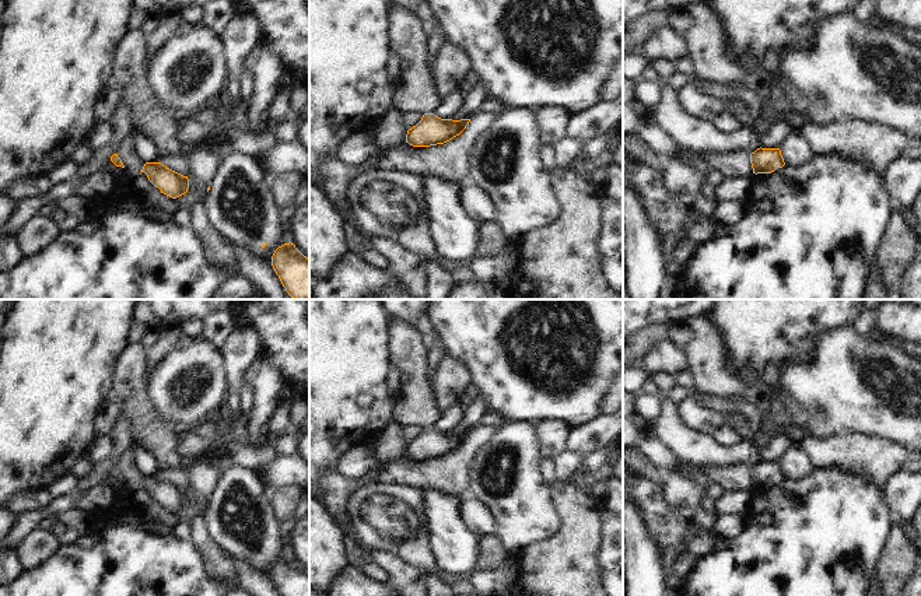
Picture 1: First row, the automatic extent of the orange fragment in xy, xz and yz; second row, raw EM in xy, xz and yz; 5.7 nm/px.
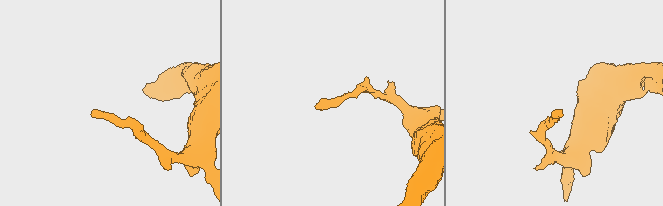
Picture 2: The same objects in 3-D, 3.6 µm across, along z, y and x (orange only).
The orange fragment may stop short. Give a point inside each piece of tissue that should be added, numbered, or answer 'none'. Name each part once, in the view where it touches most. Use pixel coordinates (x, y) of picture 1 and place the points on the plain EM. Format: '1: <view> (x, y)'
none.

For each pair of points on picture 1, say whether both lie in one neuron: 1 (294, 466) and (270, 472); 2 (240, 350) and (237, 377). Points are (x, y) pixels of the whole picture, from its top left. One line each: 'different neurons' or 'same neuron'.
1: same neuron
2: same neuron

